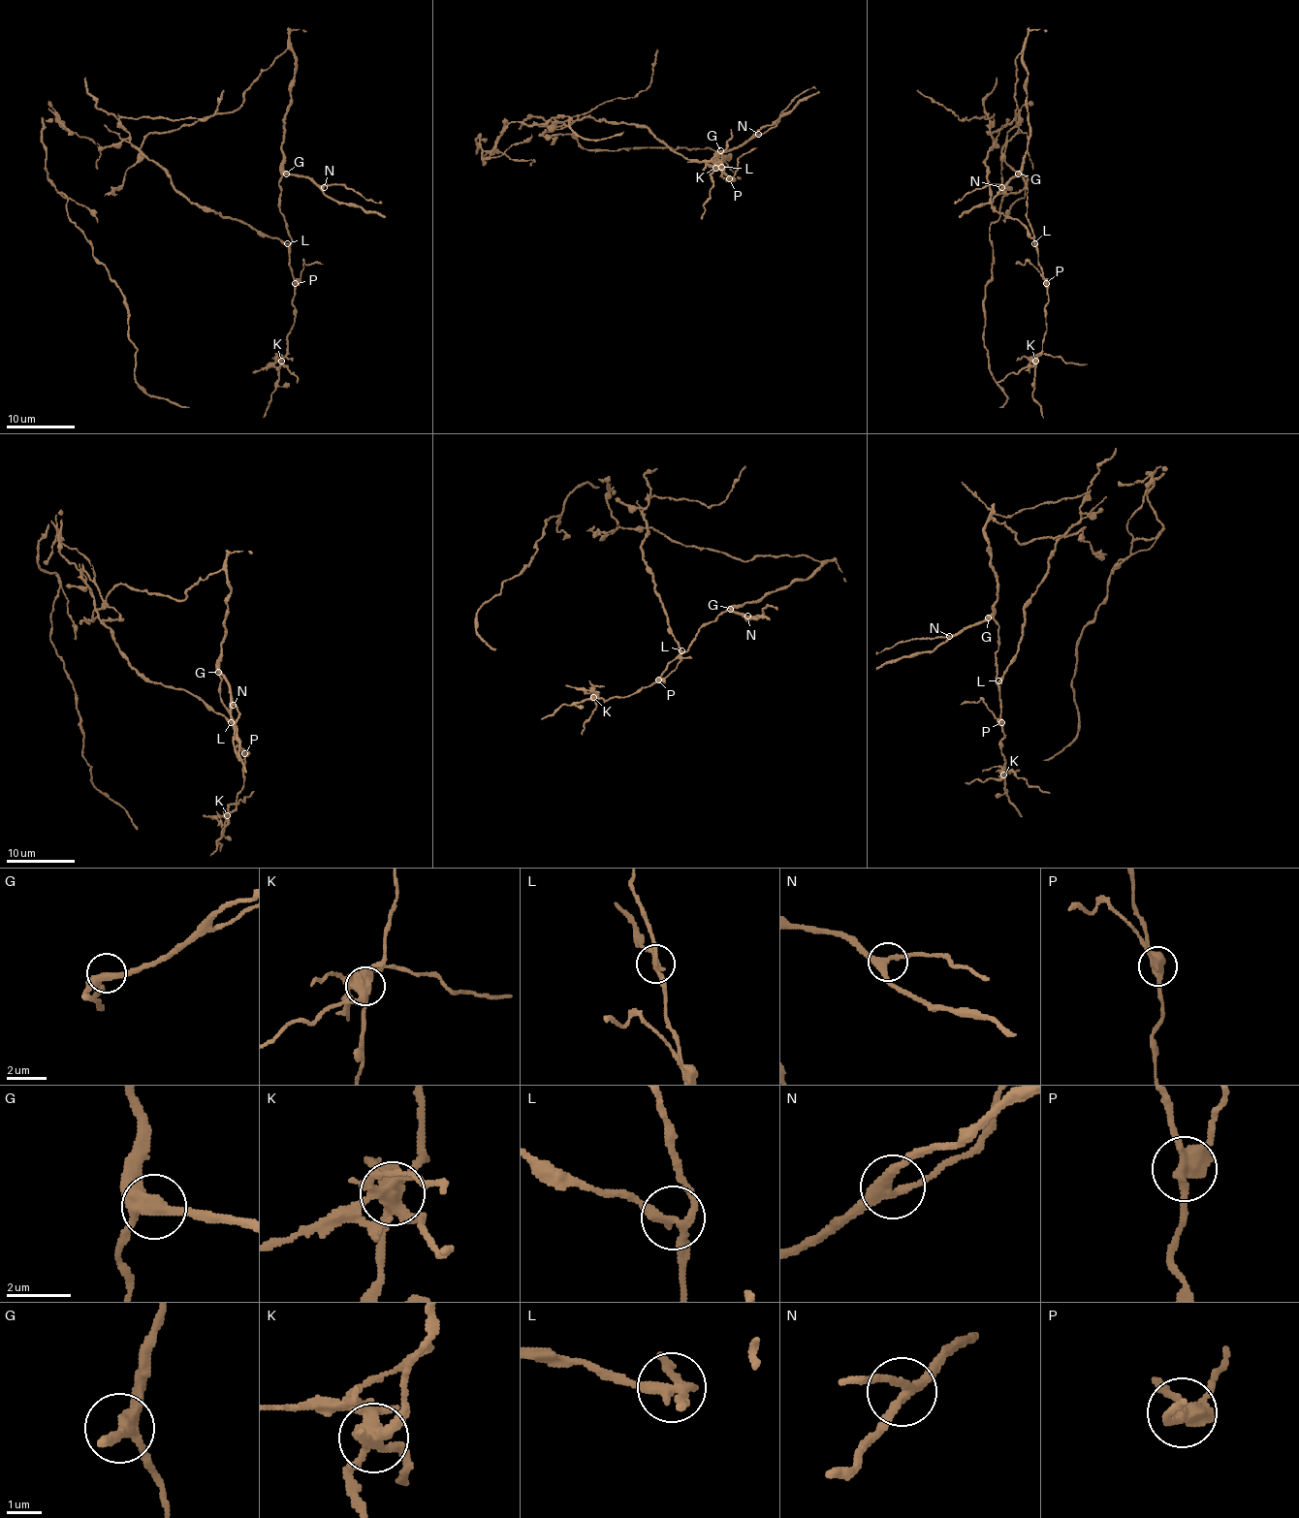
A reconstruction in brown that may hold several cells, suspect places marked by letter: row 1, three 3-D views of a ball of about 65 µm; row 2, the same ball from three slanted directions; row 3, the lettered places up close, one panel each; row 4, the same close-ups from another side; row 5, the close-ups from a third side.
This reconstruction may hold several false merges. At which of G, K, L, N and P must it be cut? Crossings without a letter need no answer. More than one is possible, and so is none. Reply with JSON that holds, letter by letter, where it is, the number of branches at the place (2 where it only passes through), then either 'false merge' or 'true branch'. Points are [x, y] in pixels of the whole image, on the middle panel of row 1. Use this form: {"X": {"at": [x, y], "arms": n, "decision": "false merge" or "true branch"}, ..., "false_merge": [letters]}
{"G": {"at": [720, 150], "arms": 3, "decision": "true branch"}, "K": {"at": [715, 168], "arms": 6, "decision": "false merge"}, "L": {"at": [721, 167], "arms": 3, "decision": "false merge"}, "N": {"at": [758, 134], "arms": 3, "decision": "true branch"}, "P": {"at": [729, 178], "arms": 3, "decision": "false merge"}, "false_merge": ["K", "L", "P"]}

